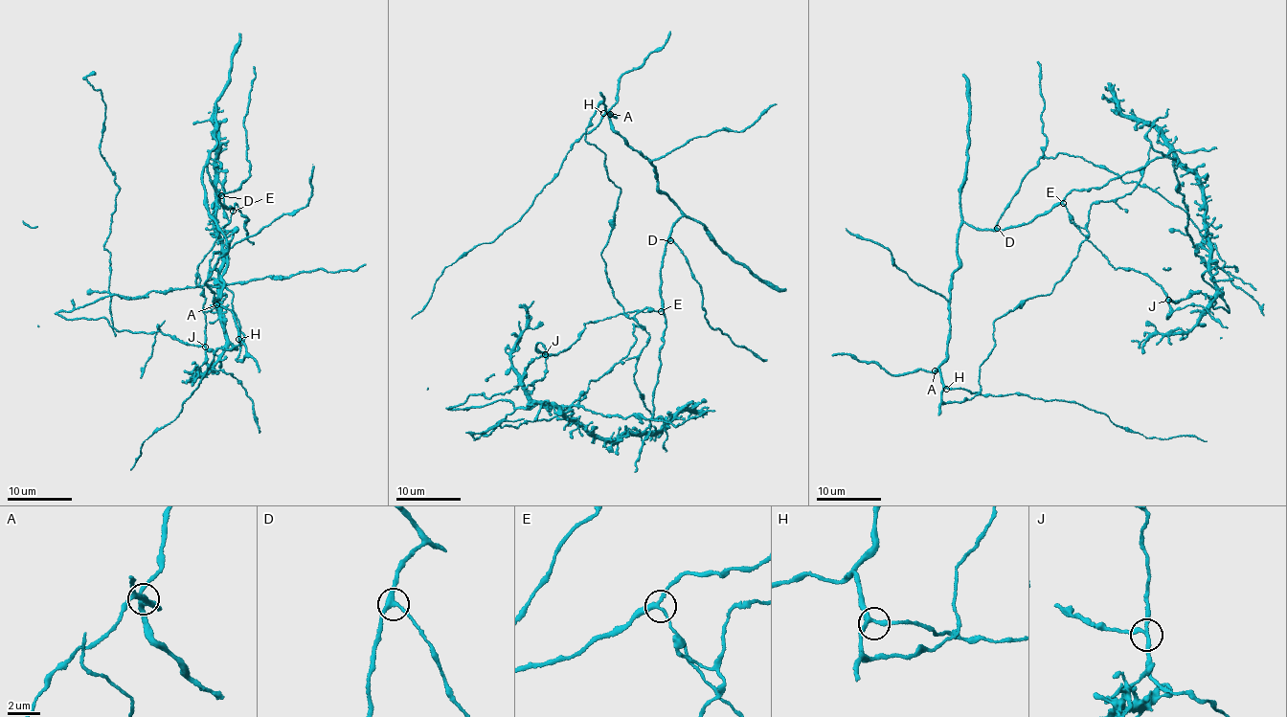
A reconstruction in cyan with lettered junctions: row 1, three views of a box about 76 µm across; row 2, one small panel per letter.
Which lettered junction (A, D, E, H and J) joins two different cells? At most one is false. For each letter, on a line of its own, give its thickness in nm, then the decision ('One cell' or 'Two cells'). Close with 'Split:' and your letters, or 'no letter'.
A: Thickness 260 nm. One cell
D: Thickness 280 nm. One cell
E: Thickness 240 nm. One cell
H: Thickness 240 nm. One cell
J: Thickness 200 nm. Two cells
Split: J

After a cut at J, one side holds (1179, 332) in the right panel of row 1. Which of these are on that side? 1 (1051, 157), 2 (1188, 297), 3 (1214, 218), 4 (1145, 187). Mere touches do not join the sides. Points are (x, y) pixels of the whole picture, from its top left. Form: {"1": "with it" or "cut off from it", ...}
{"1": "cut off from it", "2": "cut off from it", "3": "with it", "4": "cut off from it"}

